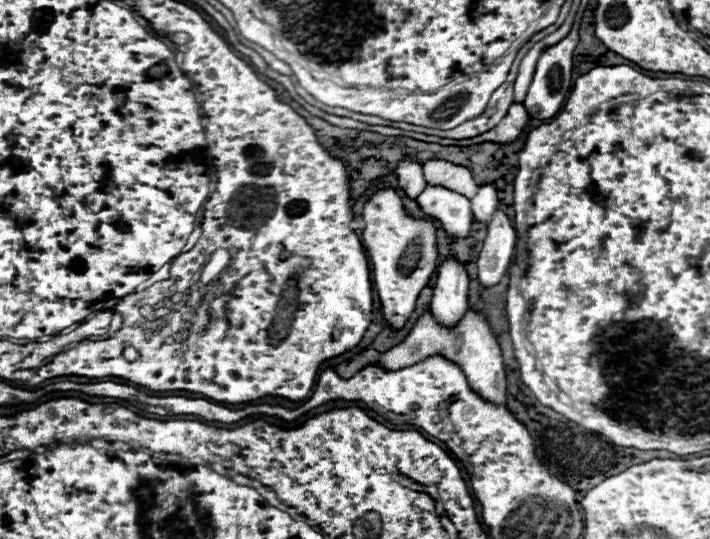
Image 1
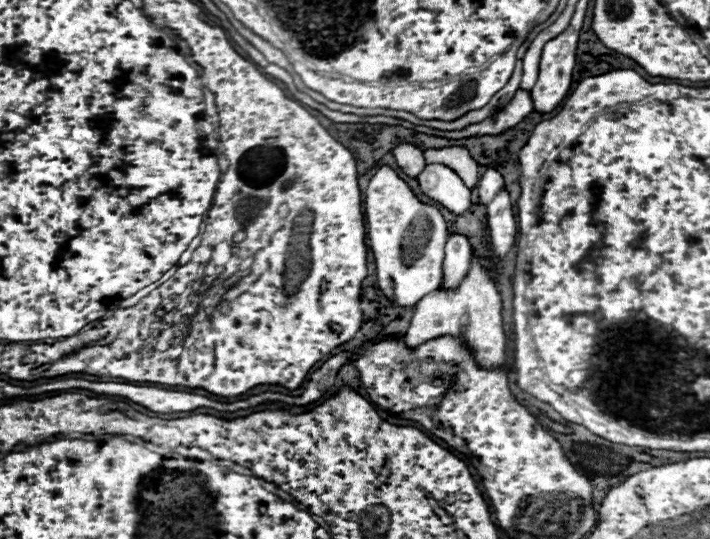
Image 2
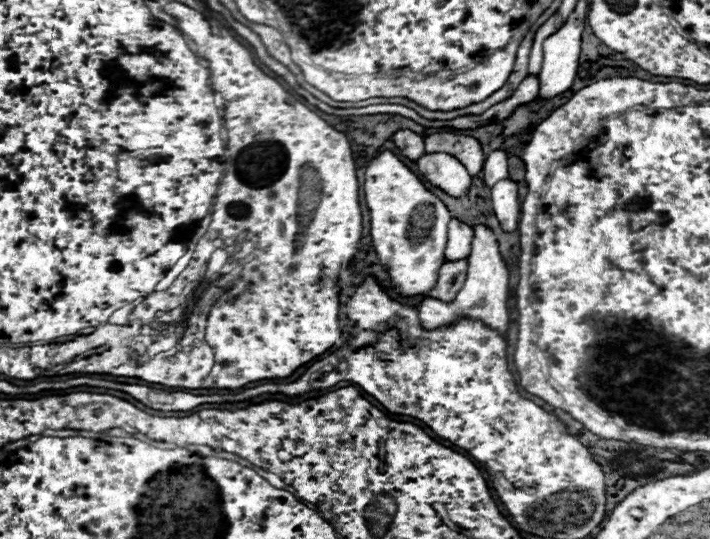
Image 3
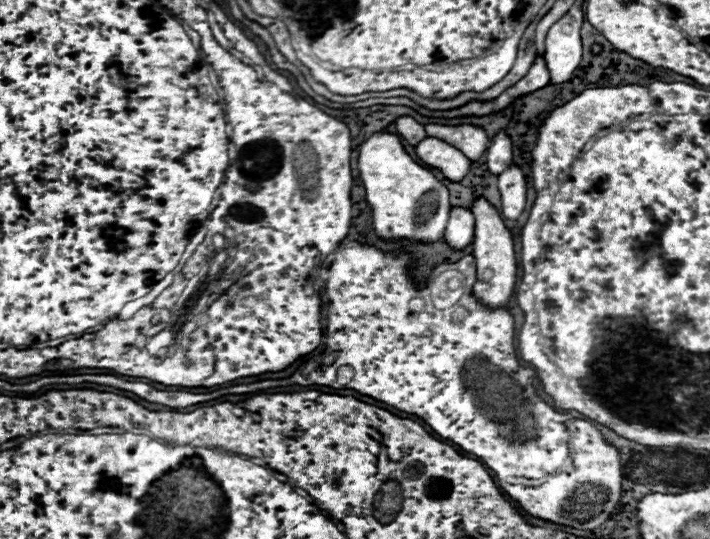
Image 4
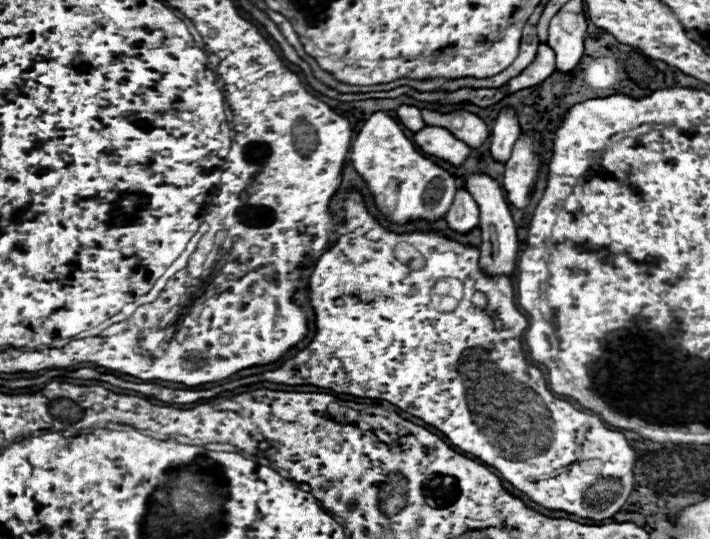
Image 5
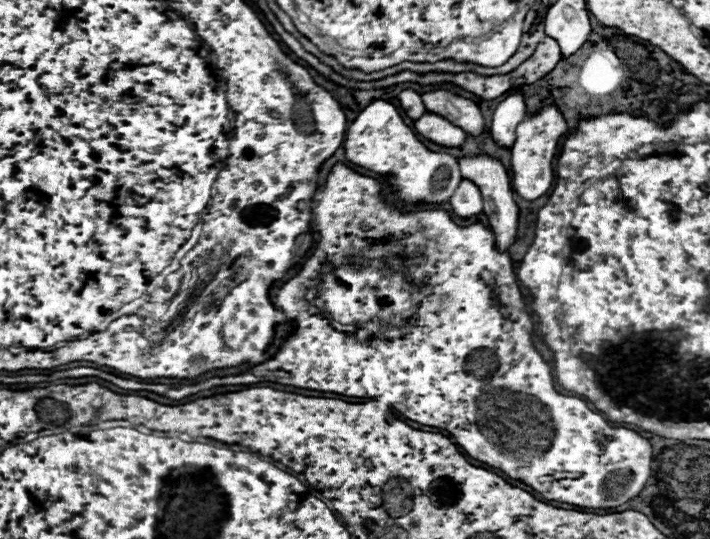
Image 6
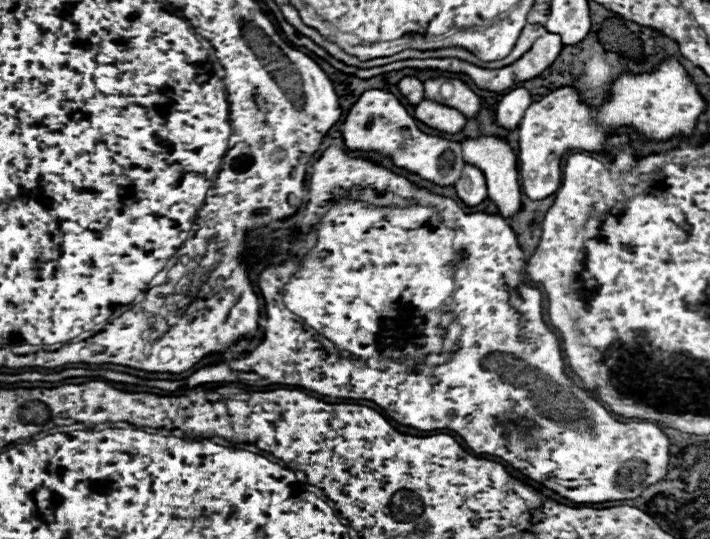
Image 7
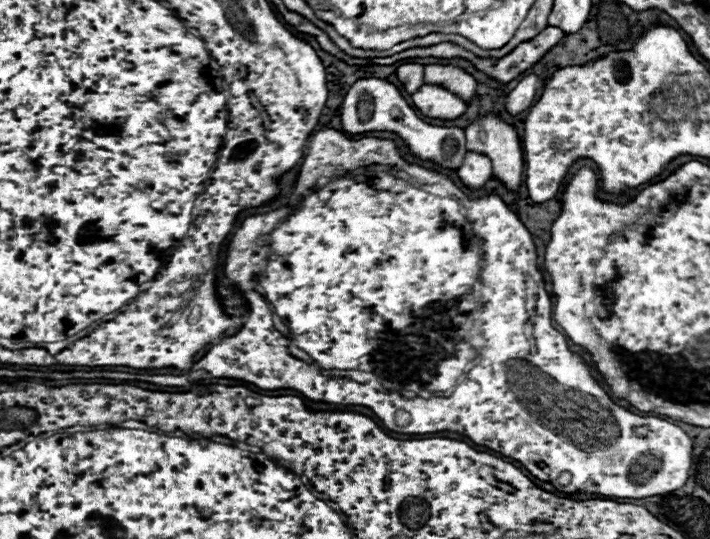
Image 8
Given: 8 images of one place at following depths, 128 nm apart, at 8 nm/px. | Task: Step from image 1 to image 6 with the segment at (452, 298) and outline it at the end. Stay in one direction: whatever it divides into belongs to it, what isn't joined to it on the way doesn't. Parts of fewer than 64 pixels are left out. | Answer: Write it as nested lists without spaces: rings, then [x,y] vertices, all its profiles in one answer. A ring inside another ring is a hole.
[[[462,180],[450,200],[450,206],[452,206],[452,212],[464,220],[480,214],[482,212],[482,194],[480,194],[478,186],[474,186],[470,180]]]

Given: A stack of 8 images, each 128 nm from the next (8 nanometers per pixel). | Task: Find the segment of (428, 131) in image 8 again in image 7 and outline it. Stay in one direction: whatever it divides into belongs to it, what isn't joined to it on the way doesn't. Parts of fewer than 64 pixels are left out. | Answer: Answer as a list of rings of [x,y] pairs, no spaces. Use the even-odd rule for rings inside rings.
[[[368,90],[356,100],[342,124],[342,138],[348,150],[364,154],[374,152],[378,156],[390,158],[396,168],[404,168],[412,176],[436,186],[454,186],[460,180],[464,168],[460,142],[450,142],[446,138],[420,132],[416,120],[406,112],[400,100],[384,90]]]

